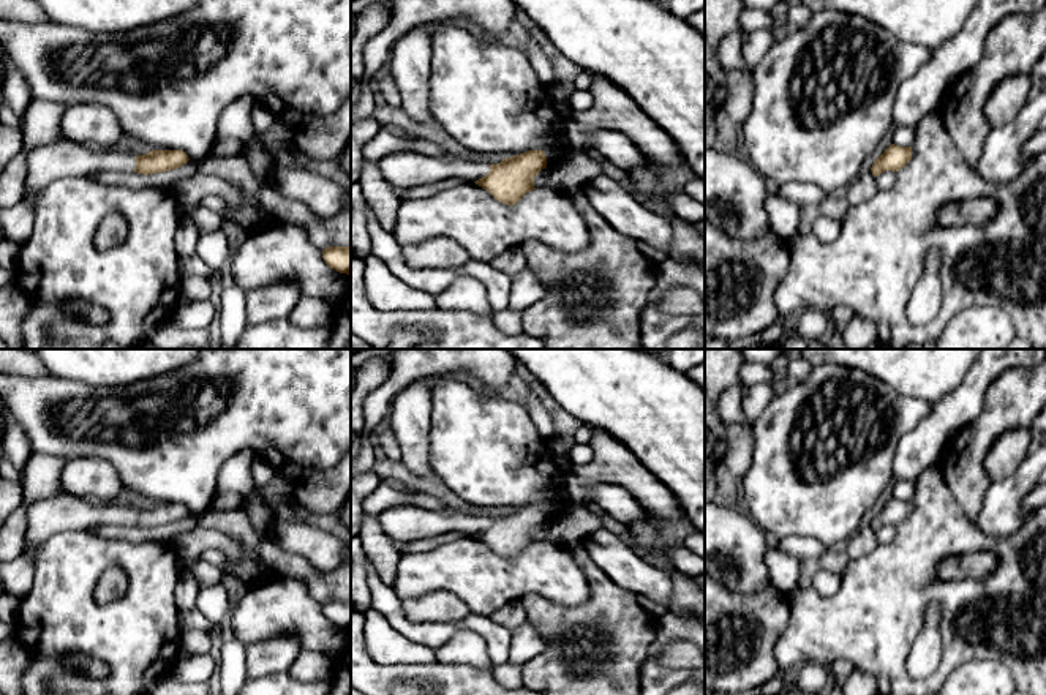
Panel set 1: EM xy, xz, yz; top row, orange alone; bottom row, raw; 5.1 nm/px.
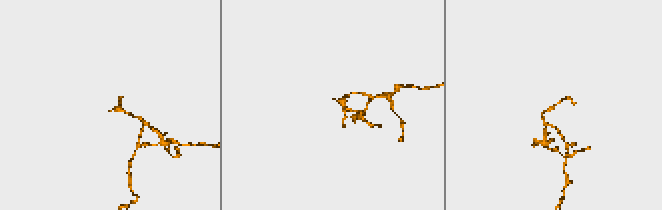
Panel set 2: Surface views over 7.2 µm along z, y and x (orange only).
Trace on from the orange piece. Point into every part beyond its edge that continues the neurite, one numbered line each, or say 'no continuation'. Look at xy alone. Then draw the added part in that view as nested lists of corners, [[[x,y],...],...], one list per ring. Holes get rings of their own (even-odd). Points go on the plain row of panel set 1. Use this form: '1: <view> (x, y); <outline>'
1: xy (48, 517); [[[68,493],[40,499],[27,507],[25,550],[16,559],[0,562],[3,592],[24,599],[35,580],[32,550],[62,531],[87,531],[95,524],[133,526],[134,510],[115,505],[92,505]]]

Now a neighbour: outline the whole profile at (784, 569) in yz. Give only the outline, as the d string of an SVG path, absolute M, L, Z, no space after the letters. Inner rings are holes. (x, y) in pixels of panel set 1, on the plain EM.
M766 548L765 562L771 583L784 594L790 595L800 588L801 561L785 548Z

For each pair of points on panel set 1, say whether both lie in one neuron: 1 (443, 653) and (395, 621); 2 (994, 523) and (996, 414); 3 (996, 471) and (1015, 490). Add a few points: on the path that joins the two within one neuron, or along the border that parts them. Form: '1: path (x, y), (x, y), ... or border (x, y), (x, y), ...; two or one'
1: border (471, 631), (457, 631), (433, 649); two
2: border (991, 482), (977, 517); two
3: border (1029, 452), (1010, 474), (991, 482); two

